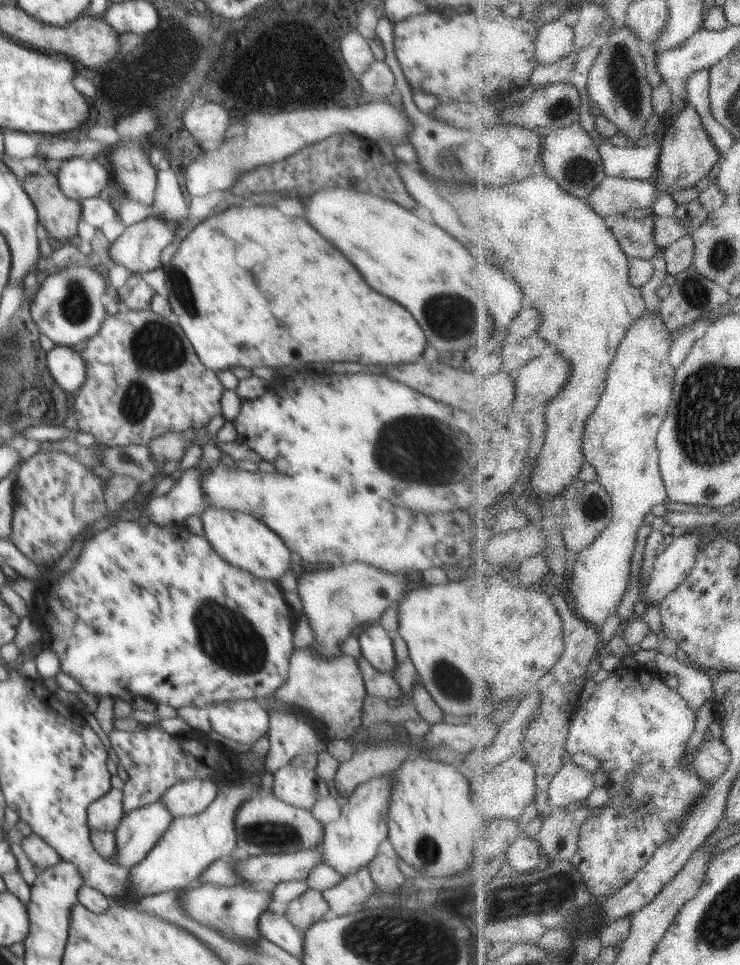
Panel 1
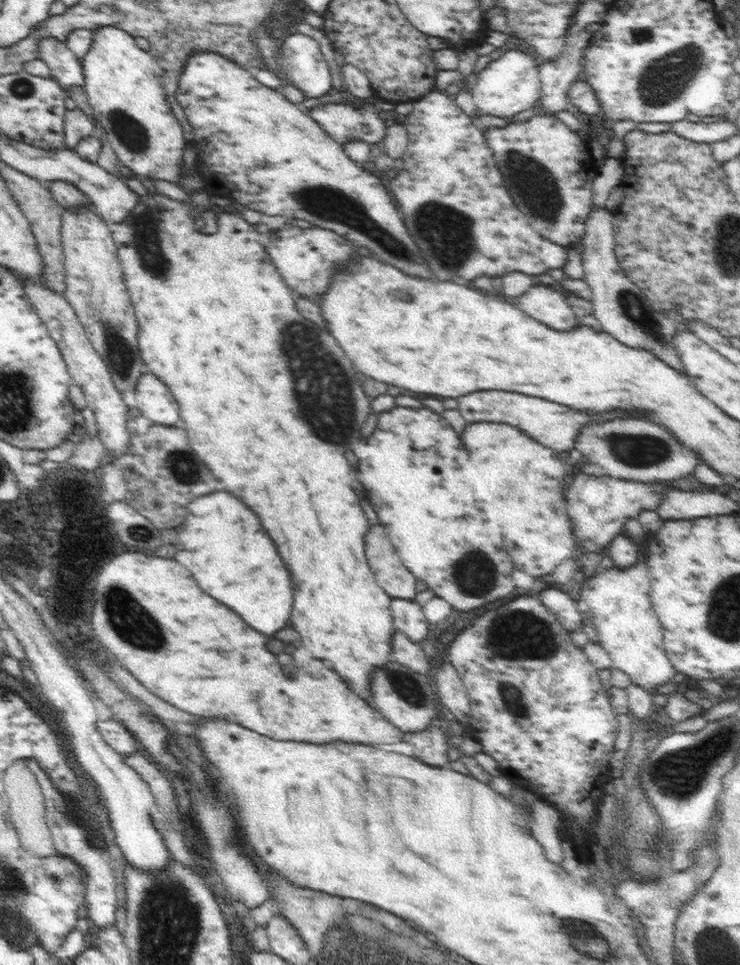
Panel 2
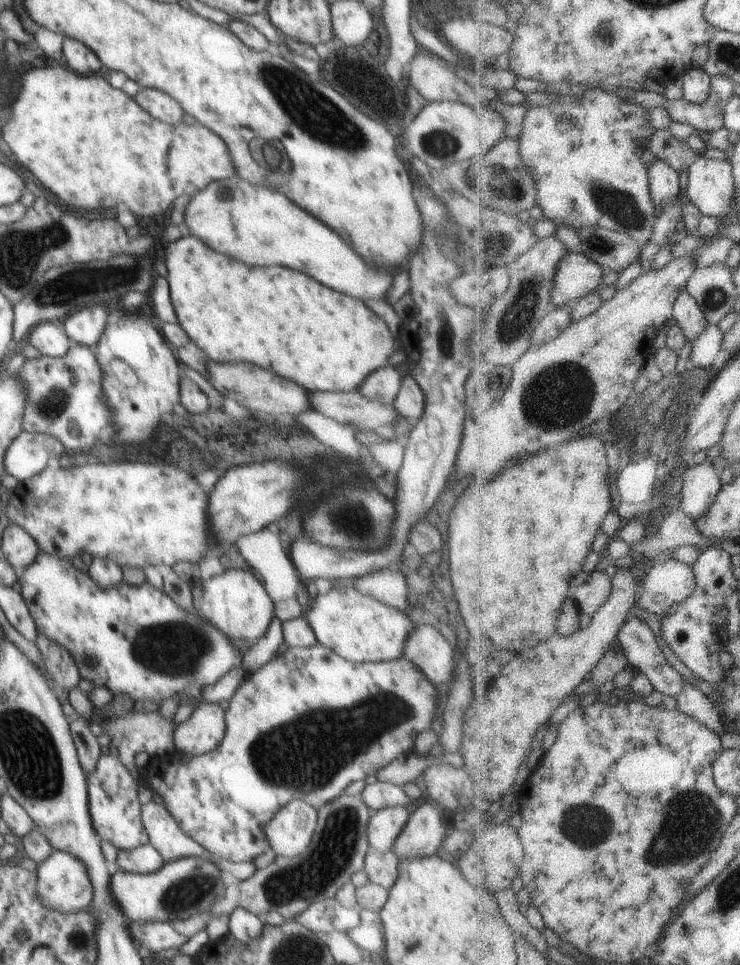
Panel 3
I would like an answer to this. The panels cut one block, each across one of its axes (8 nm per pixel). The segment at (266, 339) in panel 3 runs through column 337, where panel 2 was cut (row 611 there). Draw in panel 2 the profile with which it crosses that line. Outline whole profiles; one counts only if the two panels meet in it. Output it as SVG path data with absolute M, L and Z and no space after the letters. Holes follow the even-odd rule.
M138 202L138 206L128 214L128 218L124 218L122 222L116 222L110 224L110 230L111 235L113 236L114 242L117 244L118 248L118 257L121 262L124 282L128 288L128 292L132 301L132 304L134 305L134 310L136 313L136 318L139 322L139 332L137 335L137 342L139 345L139 355L142 356L142 361L144 361L145 365L147 366L148 370L151 371L152 374L155 374L164 384L166 384L166 387L170 390L171 394L174 394L174 399L176 402L178 402L178 406L180 406L179 415L180 415L180 421L182 423L182 426L186 424L185 430L188 435L188 440L190 443L190 448L192 449L193 454L198 456L210 470L212 470L212 474L224 484L224 488L230 492L230 494L234 494L236 498L240 498L248 508L252 508L252 512L260 518L260 524L262 524L262 528L266 530L266 534L272 538L272 542L274 542L274 546L278 548L278 554L280 554L280 558L284 560L284 564L286 564L286 568L290 570L290 578L292 581L292 588L293 588L293 602L294 606L292 606L292 616L289 616L289 624L300 634L299 640L302 641L303 648L306 649L306 652L312 656L314 660L322 660L324 663L326 663L328 666L331 667L331 669L343 680L343 682L350 687L350 690L352 692L355 692L360 698L363 698L368 704L372 705L372 691L370 691L370 680L372 680L372 672L374 670L378 670L378 668L384 668L386 664L388 664L389 656L392 652L392 634L396 631L396 629L393 627L393 618L392 618L392 612L391 612L391 600L392 597L388 596L380 586L377 585L377 582L375 581L372 569L370 568L367 556L365 555L365 544L364 544L364 536L366 536L366 532L368 532L368 529L371 525L377 525L377 524L370 524L370 520L368 520L368 514L364 512L364 500L370 504L370 496L368 496L368 492L366 491L356 491L356 481L358 483L361 483L360 480L364 480L362 476L364 476L364 472L360 472L360 469L353 468L351 465L351 462L348 459L348 452L352 452L352 447L348 448L348 444L356 444L356 440L360 440L360 428L364 428L364 422L366 422L366 418L368 418L368 410L372 410L372 402L368 400L368 396L364 394L364 384L360 384L358 382L358 378L356 378L356 368L355 366L352 366L352 362L348 360L348 356L340 350L340 346L336 344L336 340L326 332L326 330L322 330L319 327L316 328L316 324L314 322L310 322L310 320L306 320L306 318L302 318L302 314L298 312L298 309L296 309L296 302L294 301L296 299L297 294L283 281L283 278L281 277L281 274L277 271L277 268L272 264L272 262L269 260L269 255L267 254L267 250L260 244L258 241L258 231L256 229L256 226L250 226L248 222L237 213L230 213L227 211L220 211L217 214L217 226L218 230L214 232L214 234L206 234L199 231L199 228L196 228L196 225L194 225L194 219L197 215L196 214L196 207L194 205L186 205L184 203L184 208L188 208L186 210L186 218L182 218L182 220L178 220L178 218L170 218L170 216L164 216L164 214L156 214L156 216L152 216L150 212L148 212L148 208L146 208L146 204L142 204L142 202Z

